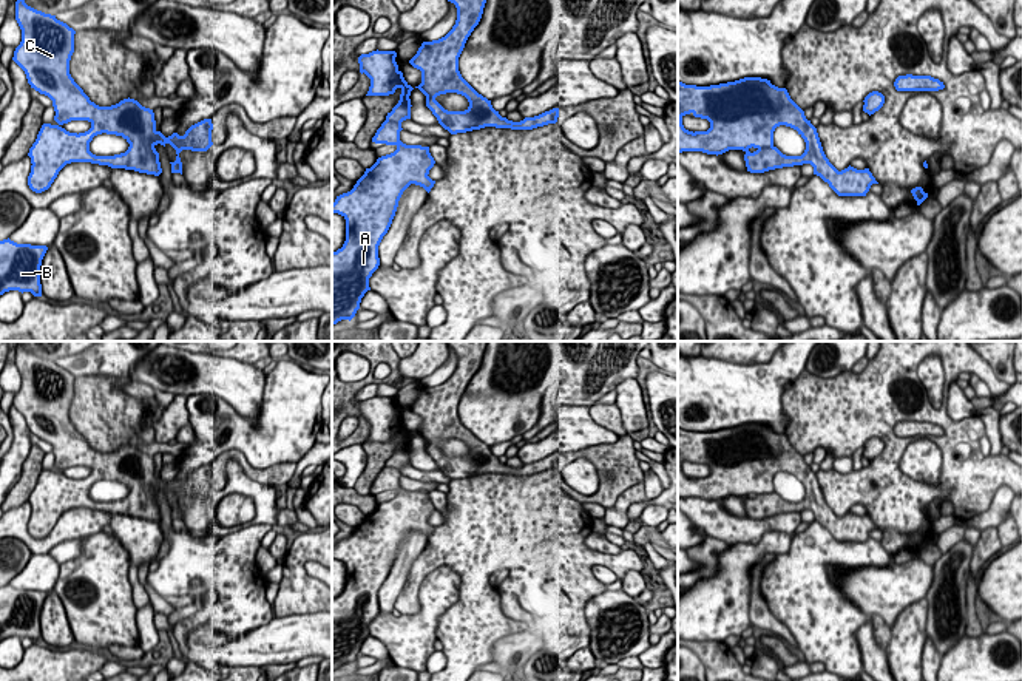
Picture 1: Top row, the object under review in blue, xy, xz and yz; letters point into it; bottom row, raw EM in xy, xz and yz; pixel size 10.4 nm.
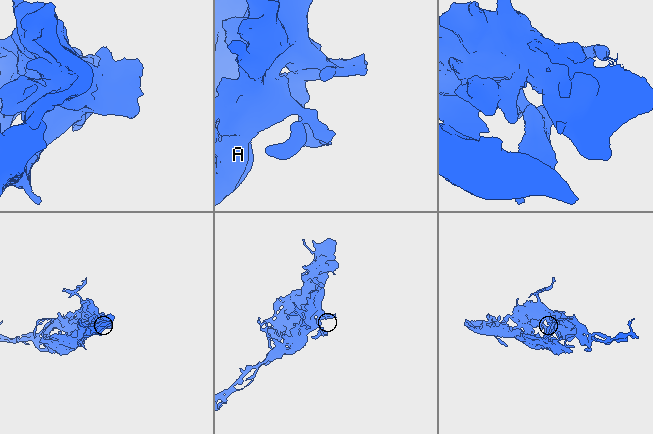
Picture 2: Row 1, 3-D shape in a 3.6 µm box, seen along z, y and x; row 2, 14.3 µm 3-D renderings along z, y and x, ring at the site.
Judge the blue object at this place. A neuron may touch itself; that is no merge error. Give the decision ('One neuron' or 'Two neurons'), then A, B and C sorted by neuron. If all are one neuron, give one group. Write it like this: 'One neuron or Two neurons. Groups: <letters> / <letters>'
One neuron. Groups: A B C

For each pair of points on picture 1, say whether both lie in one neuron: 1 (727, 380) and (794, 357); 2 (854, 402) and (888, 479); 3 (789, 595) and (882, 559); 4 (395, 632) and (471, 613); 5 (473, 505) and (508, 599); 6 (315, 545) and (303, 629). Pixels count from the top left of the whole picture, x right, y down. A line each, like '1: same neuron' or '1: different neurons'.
1: same neuron
2: same neuron
3: same neuron
4: different neurons
5: different neurons
6: different neurons

